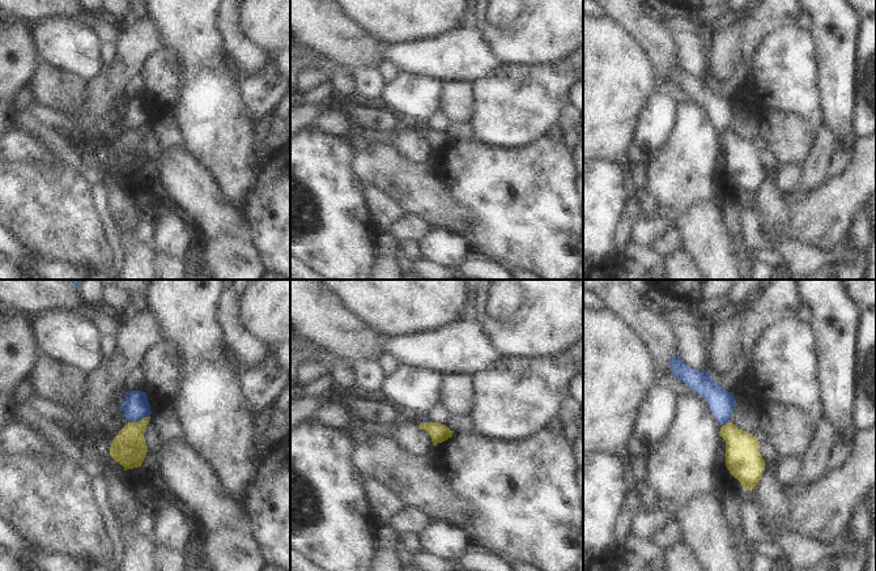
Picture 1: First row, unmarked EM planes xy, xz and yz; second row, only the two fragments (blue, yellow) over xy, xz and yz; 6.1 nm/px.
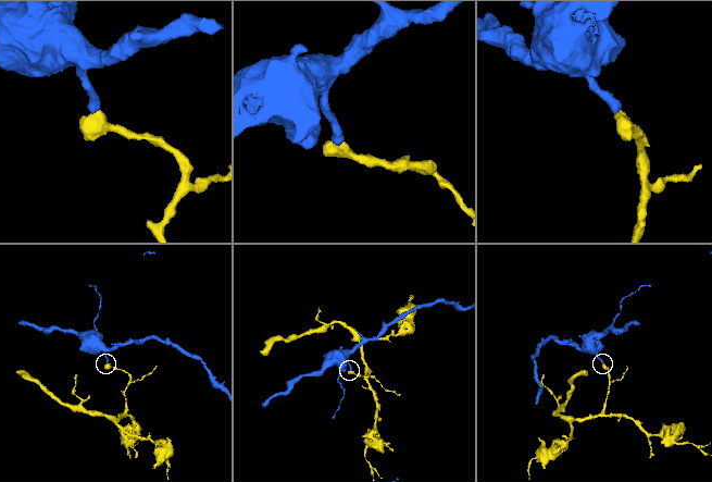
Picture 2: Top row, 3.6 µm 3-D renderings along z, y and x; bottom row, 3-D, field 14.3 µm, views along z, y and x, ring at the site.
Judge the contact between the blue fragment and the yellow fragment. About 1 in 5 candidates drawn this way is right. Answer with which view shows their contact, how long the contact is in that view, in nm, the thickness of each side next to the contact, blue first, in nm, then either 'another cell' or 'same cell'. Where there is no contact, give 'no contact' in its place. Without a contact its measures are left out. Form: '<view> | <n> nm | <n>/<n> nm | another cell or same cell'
xy | 140 nm | 160/220 nm | another cell

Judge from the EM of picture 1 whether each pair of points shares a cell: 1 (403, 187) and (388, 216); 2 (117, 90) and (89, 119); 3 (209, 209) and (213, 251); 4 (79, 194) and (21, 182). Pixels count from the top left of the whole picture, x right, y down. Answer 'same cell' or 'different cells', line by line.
1: different cells
2: same cell
3: different cells
4: same cell

